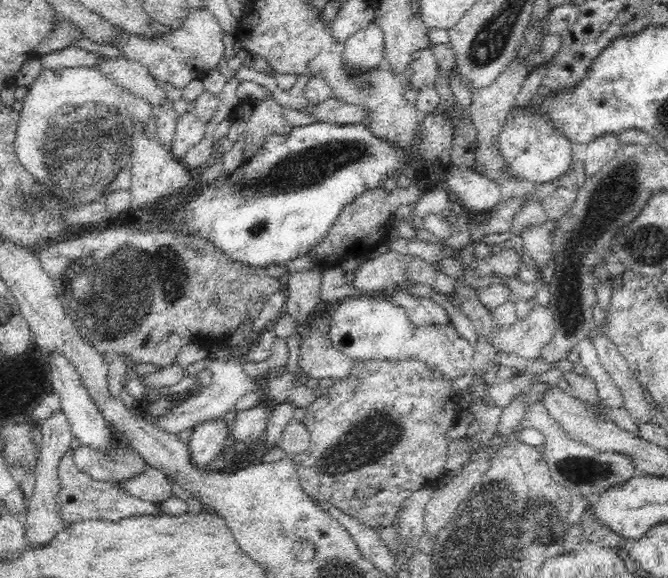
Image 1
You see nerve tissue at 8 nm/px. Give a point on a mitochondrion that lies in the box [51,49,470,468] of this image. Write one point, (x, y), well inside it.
(110, 292)

